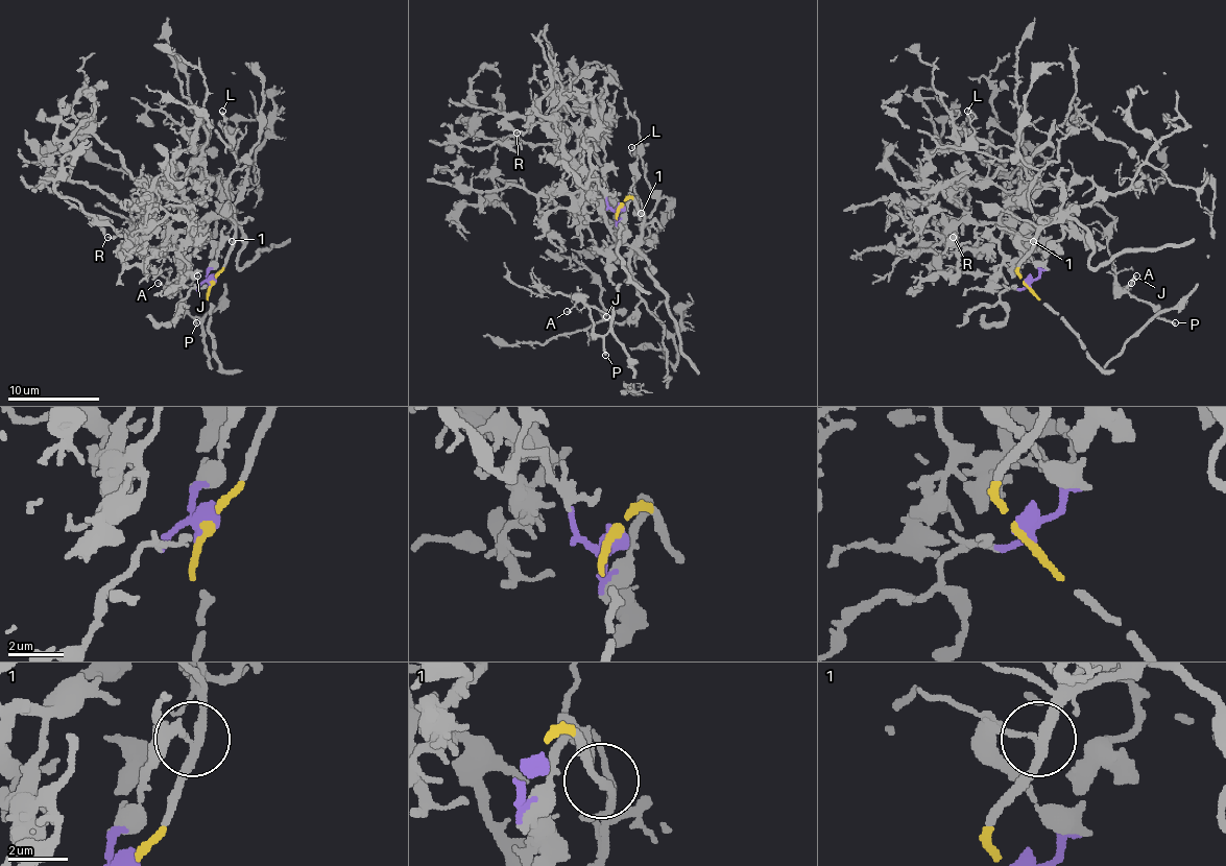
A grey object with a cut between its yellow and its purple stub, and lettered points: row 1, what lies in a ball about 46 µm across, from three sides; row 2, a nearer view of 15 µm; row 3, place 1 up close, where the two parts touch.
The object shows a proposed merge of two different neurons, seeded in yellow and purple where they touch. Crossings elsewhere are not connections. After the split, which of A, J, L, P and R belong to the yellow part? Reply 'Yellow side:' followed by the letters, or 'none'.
Yellow side: A, J, L, P

